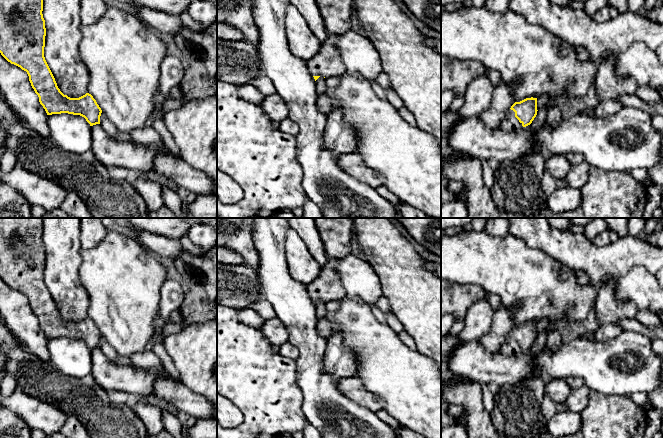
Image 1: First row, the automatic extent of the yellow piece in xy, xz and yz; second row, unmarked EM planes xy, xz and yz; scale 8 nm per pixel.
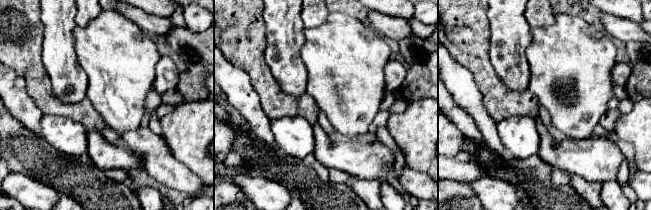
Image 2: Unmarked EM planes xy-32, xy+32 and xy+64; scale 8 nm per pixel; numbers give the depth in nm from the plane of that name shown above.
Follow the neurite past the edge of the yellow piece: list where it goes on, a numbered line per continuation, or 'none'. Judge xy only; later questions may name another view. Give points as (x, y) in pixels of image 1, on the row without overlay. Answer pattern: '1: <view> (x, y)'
none

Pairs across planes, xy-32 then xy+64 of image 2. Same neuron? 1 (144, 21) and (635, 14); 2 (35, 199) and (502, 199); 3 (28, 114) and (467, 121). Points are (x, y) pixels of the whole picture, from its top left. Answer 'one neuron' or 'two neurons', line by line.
1: two neurons
2: one neuron
3: two neurons

